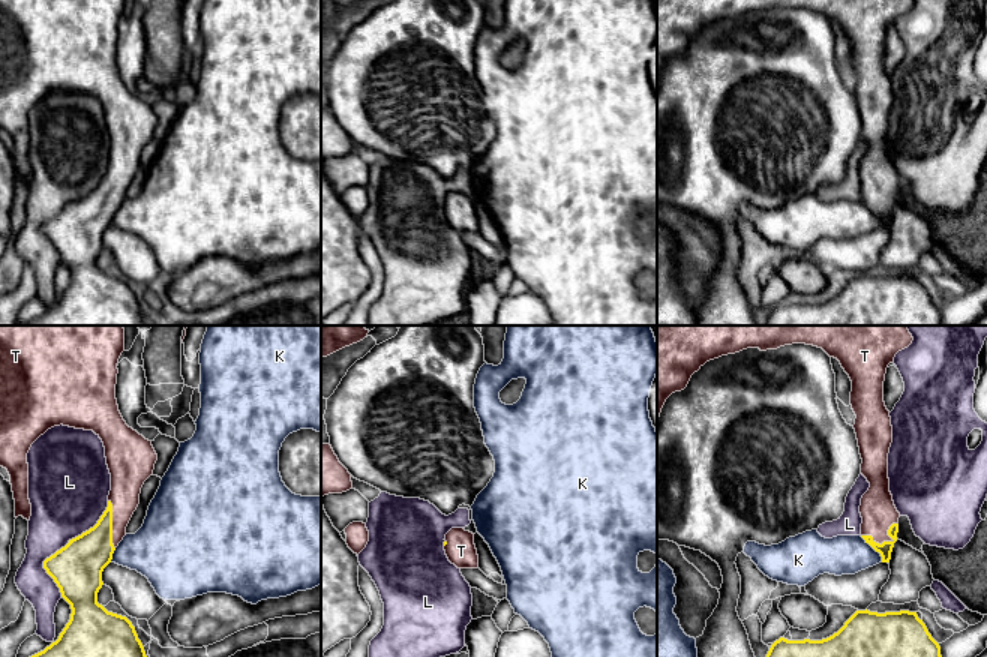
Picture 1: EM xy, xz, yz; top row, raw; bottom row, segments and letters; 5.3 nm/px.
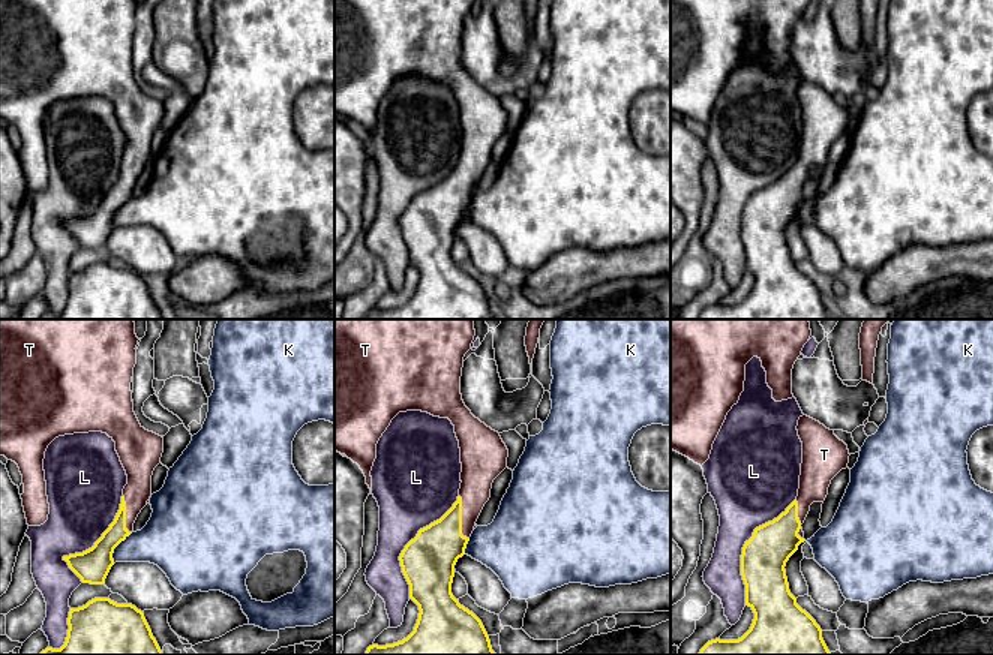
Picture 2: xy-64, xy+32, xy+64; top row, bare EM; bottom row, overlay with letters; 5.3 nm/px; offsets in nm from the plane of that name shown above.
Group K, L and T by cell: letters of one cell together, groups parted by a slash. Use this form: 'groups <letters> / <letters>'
groups K / L / T

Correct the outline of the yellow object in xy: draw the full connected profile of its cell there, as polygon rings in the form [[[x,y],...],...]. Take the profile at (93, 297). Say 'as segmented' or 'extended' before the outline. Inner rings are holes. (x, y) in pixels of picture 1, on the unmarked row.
extended; [[[0,0],[0,130],[6,132],[10,140],[15,182],[22,180],[30,184],[27,117],[32,108],[54,90],[93,94],[104,106],[111,138],[108,171],[98,188],[44,225],[44,232],[70,268],[70,284],[56,306],[22,326],[150,326],[132,286],[98,267],[98,256],[104,249],[102,236],[126,200],[126,190],[140,168],[141,152],[153,140],[158,124],[152,105],[129,92],[118,75],[117,27],[123,15],[124,0]]]

